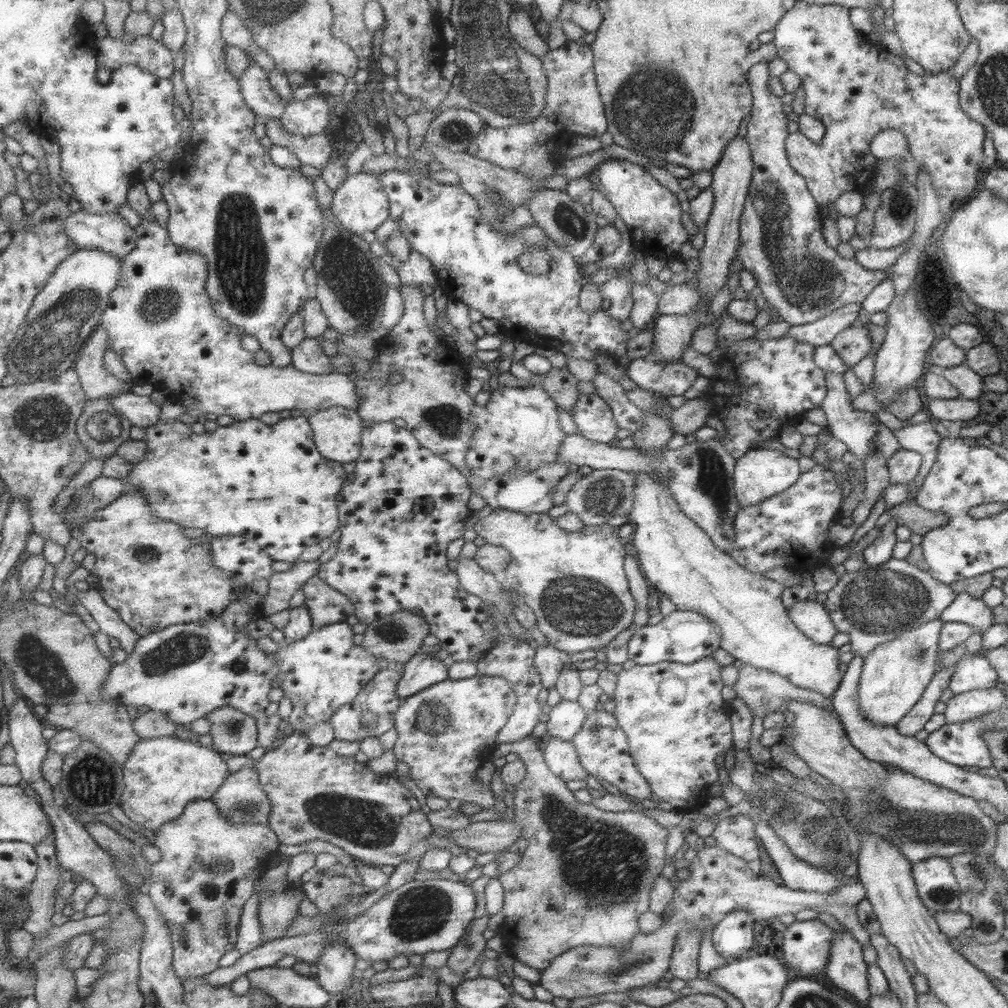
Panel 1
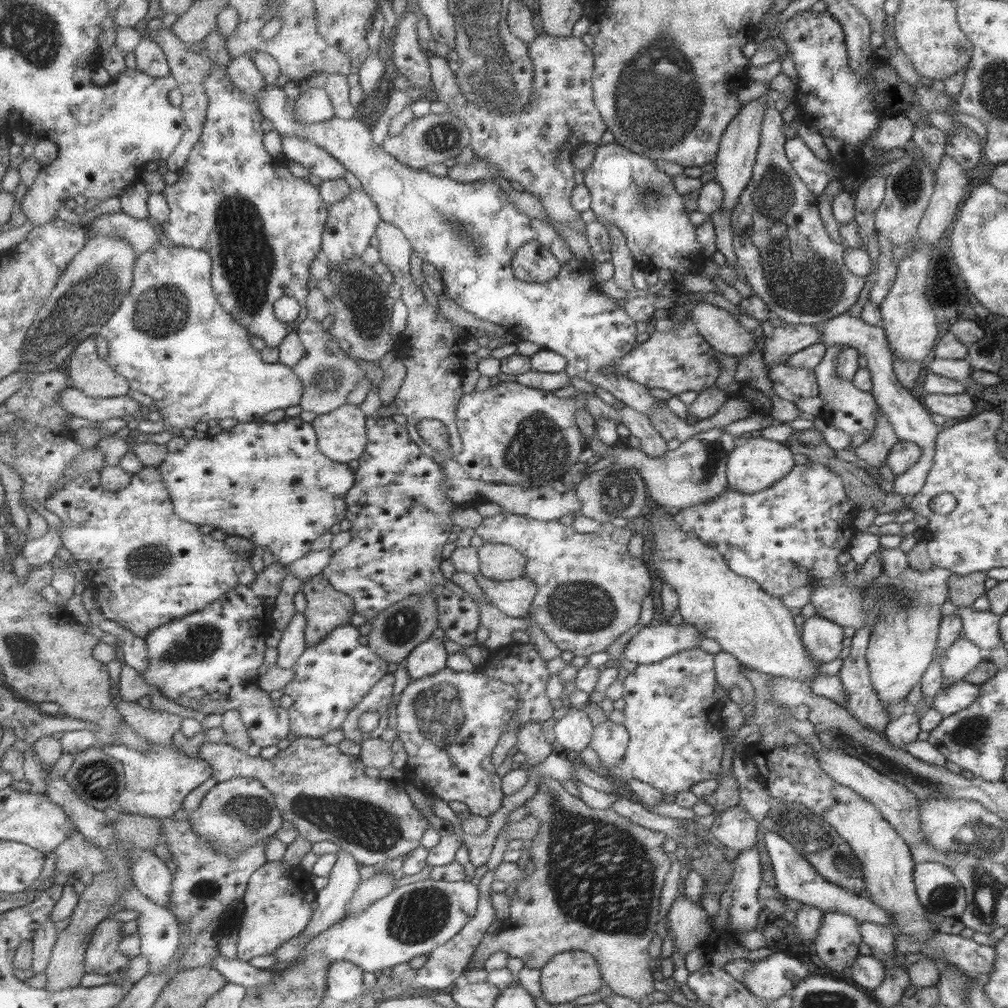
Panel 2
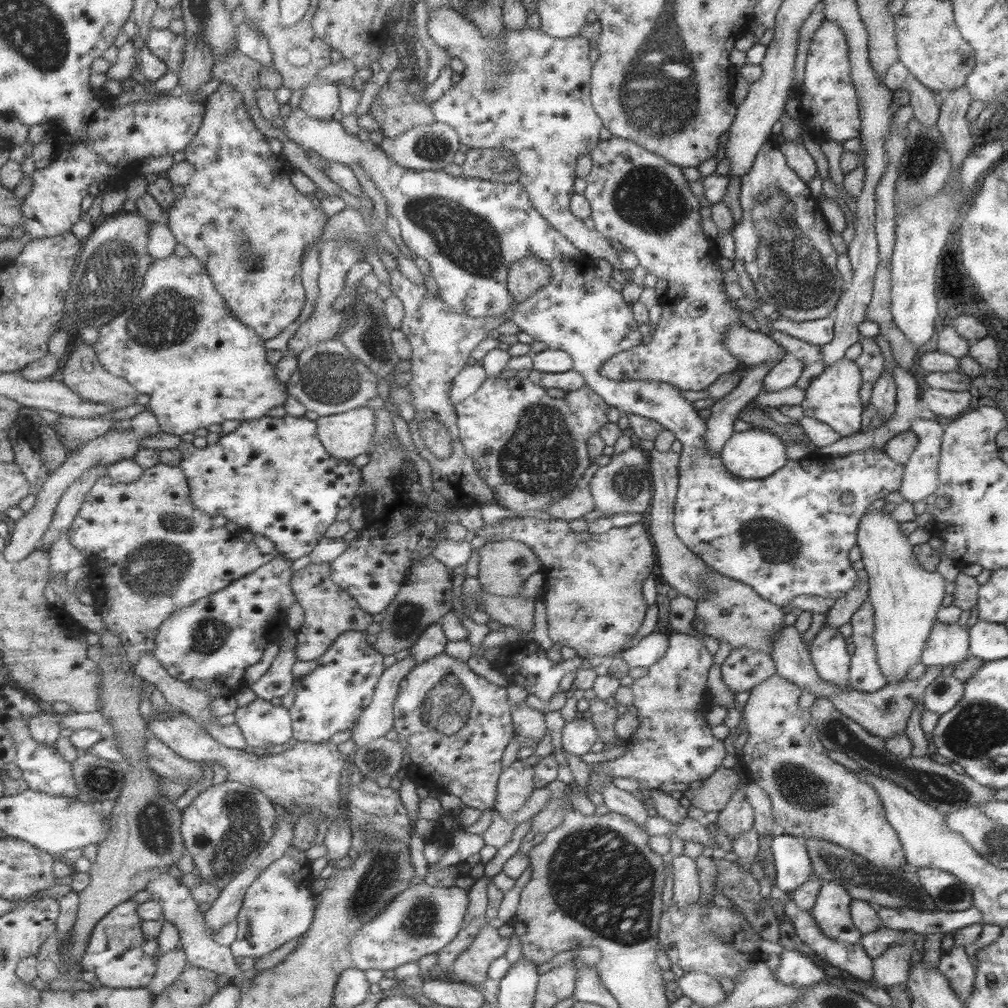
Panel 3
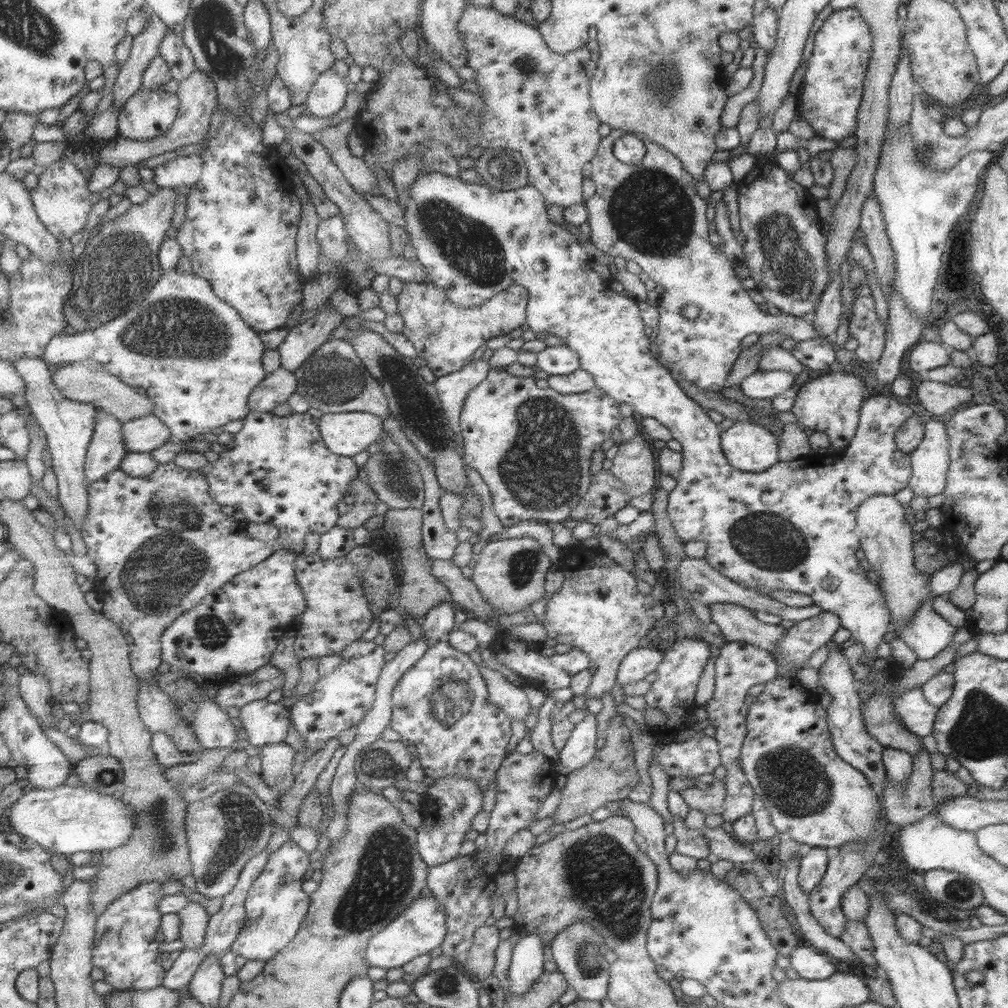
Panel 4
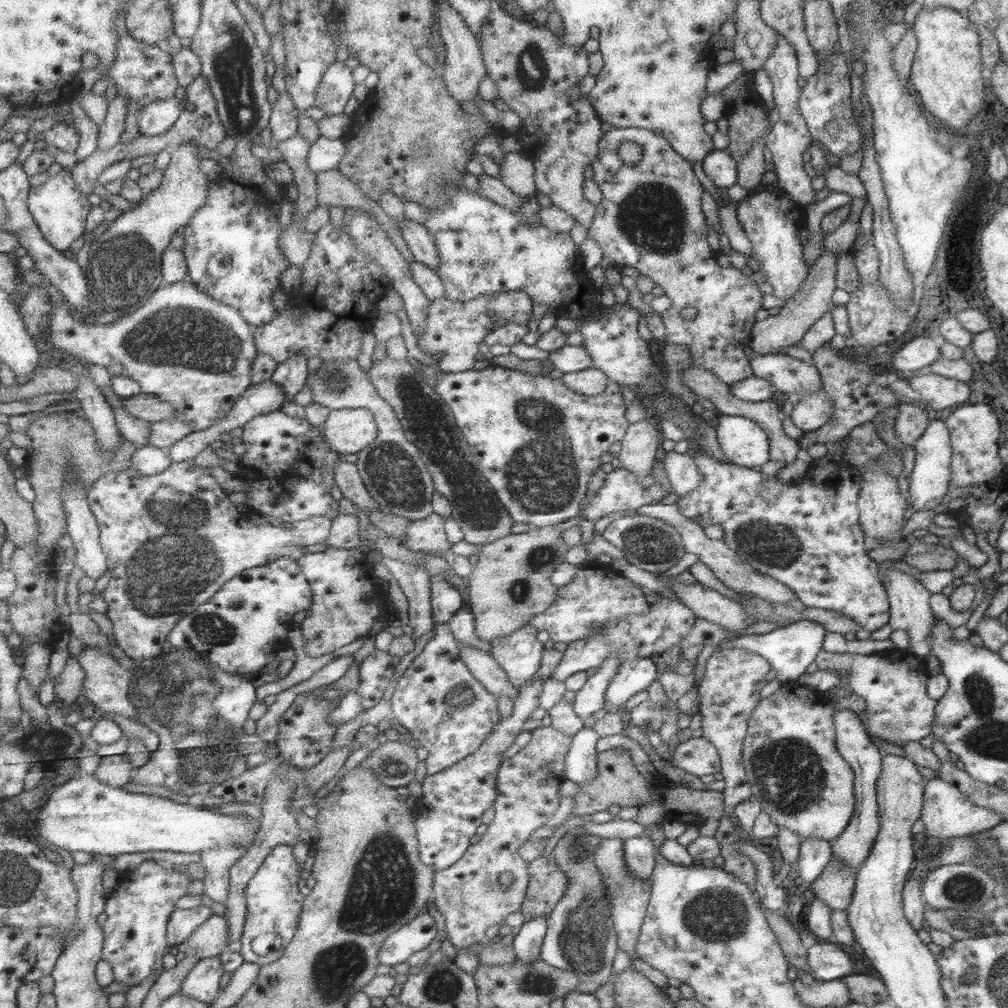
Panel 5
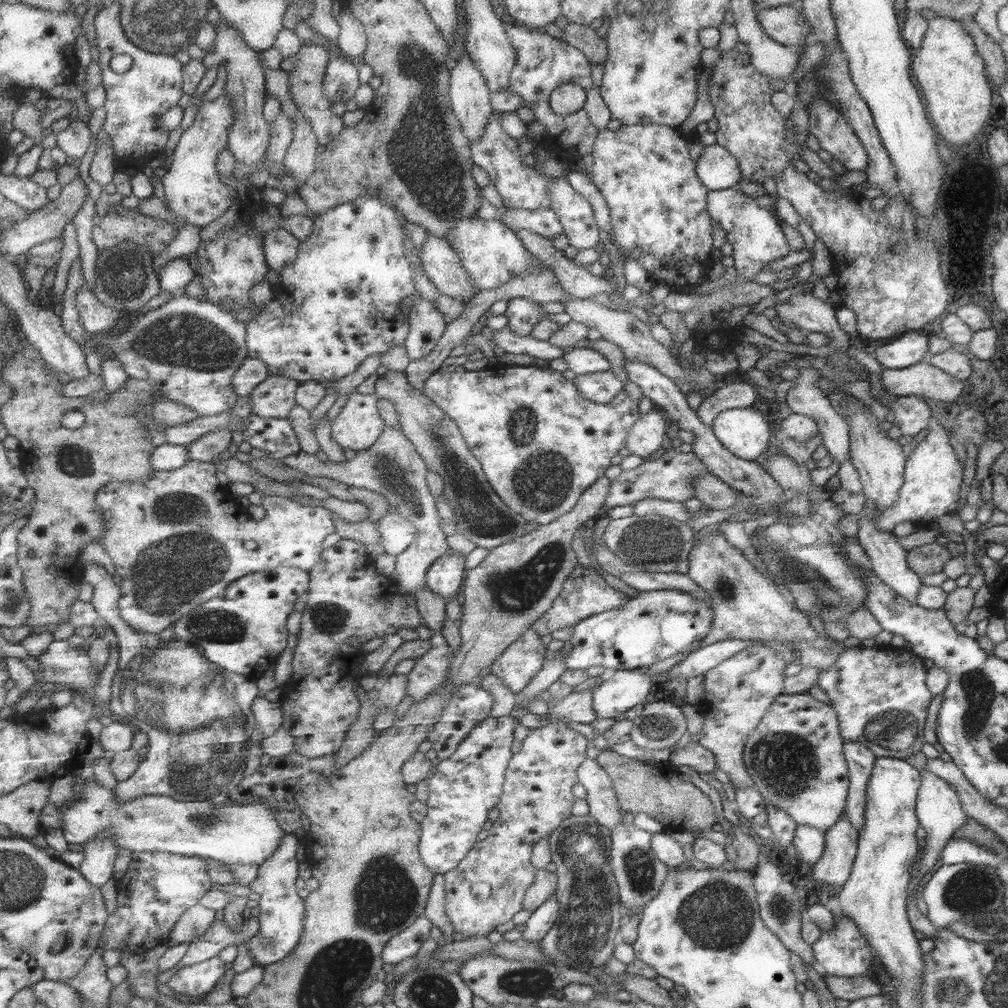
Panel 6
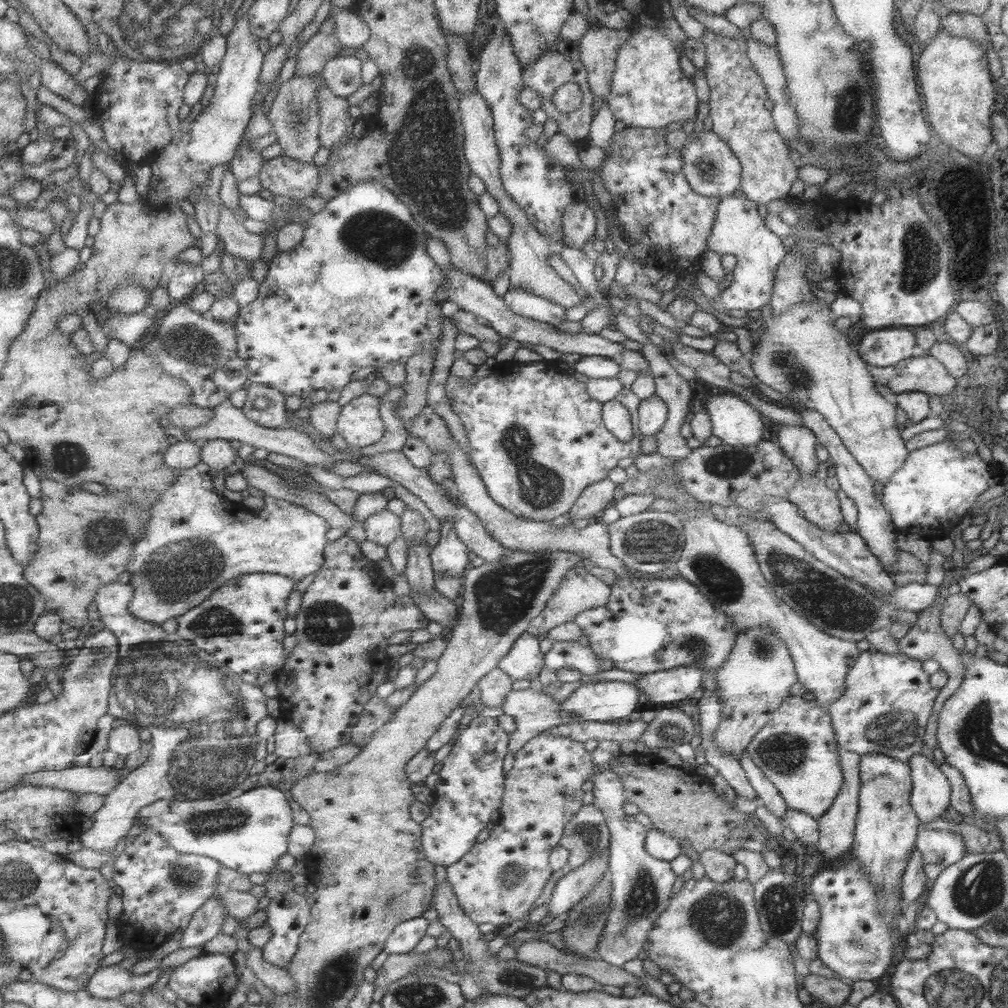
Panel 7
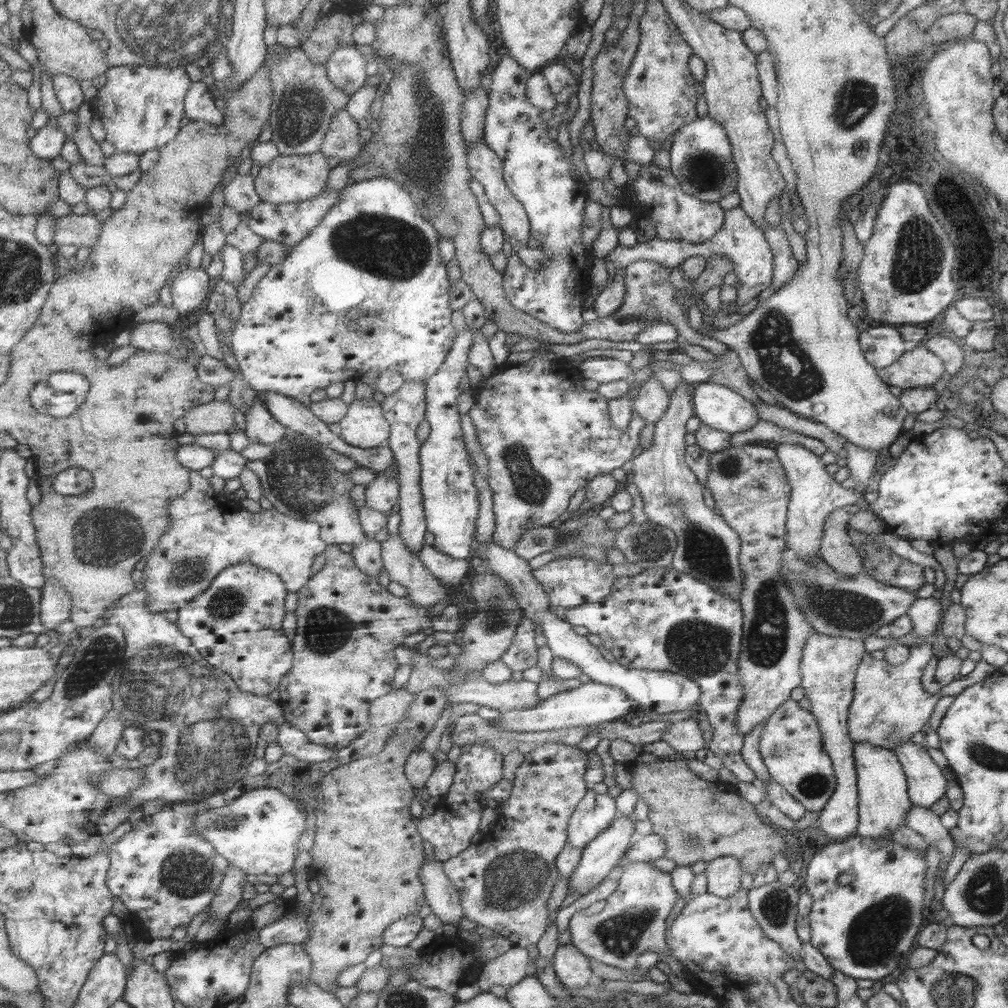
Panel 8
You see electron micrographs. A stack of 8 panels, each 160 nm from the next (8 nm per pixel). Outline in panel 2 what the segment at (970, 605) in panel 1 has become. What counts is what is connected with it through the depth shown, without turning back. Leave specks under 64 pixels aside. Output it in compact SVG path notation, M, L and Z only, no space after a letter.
M948 595L938 608L941 616L955 613L961 617L963 636L980 648L982 653L996 646L1003 646L1004 640L1000 637L998 627L1000 616L988 610L973 610L971 606L953 607Z

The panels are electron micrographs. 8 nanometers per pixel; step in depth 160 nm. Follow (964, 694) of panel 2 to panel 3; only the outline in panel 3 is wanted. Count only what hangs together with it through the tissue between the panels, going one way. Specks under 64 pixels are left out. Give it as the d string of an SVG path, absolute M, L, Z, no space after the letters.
M939 675L925 687L921 701L924 708L940 715L955 706L962 692L963 685L958 679Z

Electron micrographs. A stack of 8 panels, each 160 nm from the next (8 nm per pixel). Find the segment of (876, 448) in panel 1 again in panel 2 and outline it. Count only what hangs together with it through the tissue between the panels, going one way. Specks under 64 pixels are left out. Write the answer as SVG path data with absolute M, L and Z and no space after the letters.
M841 345L829 346L823 357L819 359L817 366L813 369L818 384L818 396L823 402L823 414L829 417L834 427L841 429L851 436L858 433L872 435L875 428L875 416L878 406L874 402L874 396L870 392L863 392L852 385L849 380L841 380L836 376L836 364Z

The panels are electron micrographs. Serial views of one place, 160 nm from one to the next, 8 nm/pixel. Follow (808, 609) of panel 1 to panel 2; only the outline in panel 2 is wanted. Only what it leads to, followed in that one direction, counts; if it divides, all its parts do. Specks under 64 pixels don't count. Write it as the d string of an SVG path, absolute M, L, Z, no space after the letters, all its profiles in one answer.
M816 613L803 622L800 639L806 653L814 660L824 663L838 658L843 638L842 626Z

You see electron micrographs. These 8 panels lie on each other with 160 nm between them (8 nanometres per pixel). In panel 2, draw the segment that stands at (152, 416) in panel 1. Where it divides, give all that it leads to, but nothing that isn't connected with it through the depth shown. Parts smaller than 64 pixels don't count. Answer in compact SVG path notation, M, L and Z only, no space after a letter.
M75 387L66 388L66 391L61 392L59 403L67 413L93 422L132 416L141 408L137 400L133 400L127 395L94 398L85 395L82 390Z

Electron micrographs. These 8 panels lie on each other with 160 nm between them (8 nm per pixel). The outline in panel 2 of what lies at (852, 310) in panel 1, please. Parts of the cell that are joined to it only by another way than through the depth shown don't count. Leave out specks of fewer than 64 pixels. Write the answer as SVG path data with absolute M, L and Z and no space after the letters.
M766 319L760 322L761 334L763 335L762 362L766 369L787 360L790 355L795 354L799 350L808 348L810 345L817 343L819 340L819 331L817 326L803 324L787 324L784 328L781 326L772 326Z

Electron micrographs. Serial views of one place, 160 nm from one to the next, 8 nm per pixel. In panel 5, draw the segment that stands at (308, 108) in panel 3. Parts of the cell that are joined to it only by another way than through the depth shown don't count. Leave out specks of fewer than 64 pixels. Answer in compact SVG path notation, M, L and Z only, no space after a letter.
M337 61L328 69L318 88L316 103L327 115L341 115L347 102L354 96L356 86L353 69L345 61Z

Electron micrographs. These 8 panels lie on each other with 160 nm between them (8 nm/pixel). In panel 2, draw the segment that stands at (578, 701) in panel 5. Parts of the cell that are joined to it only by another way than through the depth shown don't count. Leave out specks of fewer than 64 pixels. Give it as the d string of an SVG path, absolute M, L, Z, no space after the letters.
M509 511L487 517L475 533L484 543L503 543L517 548L528 559L528 570L522 577L537 583L539 592L530 608L531 618L551 637L561 650L568 650L574 656L588 656L604 651L613 644L623 632L635 626L639 621L641 600L650 593L651 574L649 568L639 557L627 552L627 542L631 532L625 527L613 524L602 525L589 534L581 534L560 520L545 522L530 516L521 516Z

